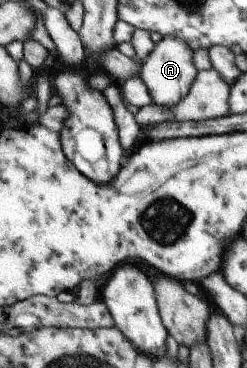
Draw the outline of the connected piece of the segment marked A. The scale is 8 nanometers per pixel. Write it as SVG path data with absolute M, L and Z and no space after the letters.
M164 36L156 44L154 52L148 56L148 60L144 63L141 74L152 98L154 98L154 104L158 104L158 106L162 104L164 108L174 108L180 100L184 100L189 95L200 72L194 66L193 54L194 50L182 38L176 38L176 36Z

